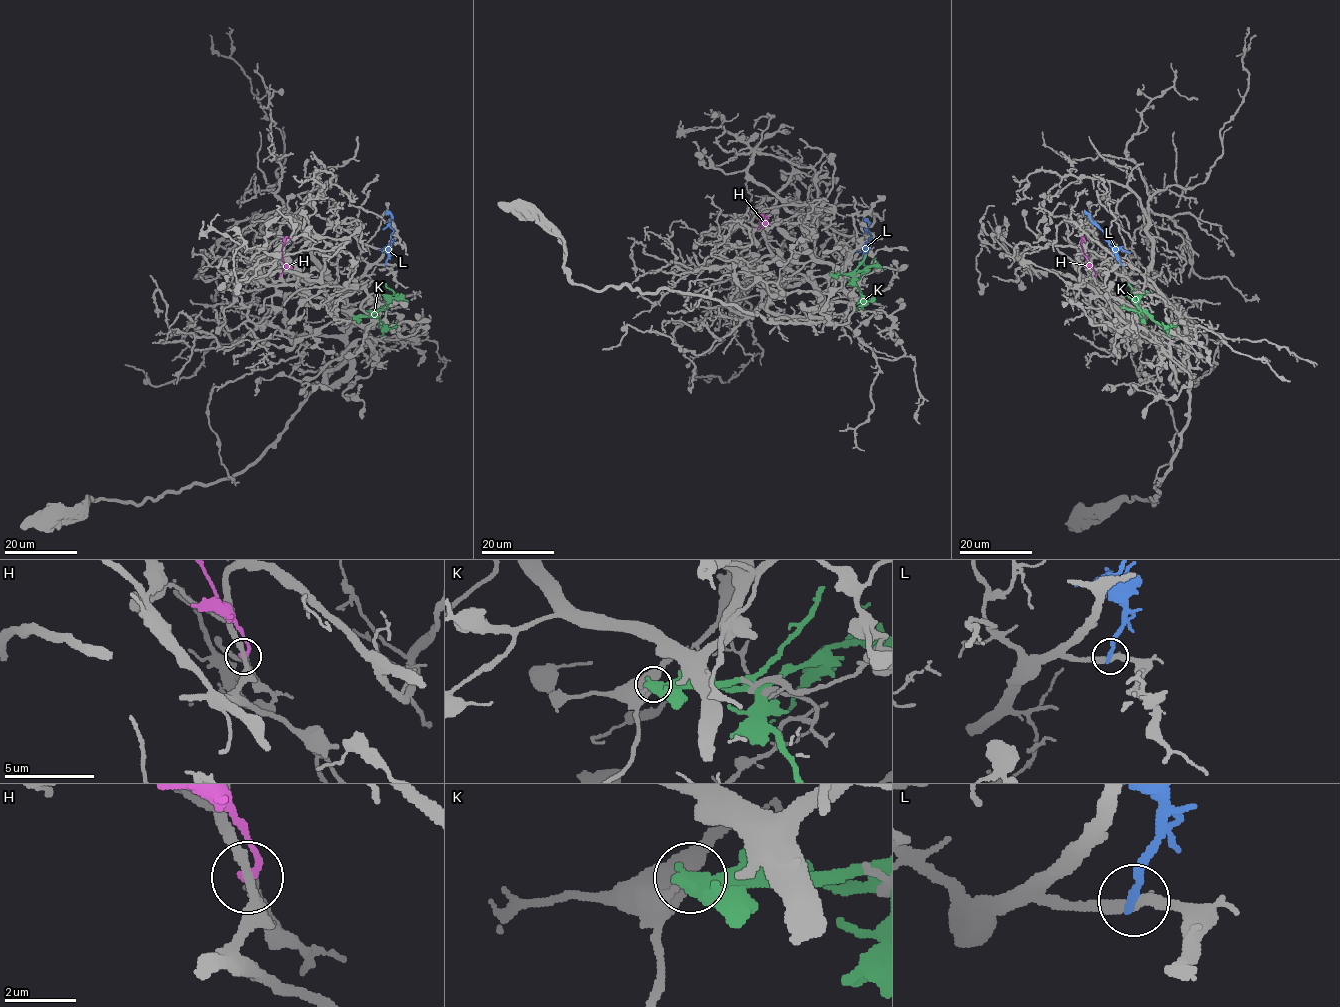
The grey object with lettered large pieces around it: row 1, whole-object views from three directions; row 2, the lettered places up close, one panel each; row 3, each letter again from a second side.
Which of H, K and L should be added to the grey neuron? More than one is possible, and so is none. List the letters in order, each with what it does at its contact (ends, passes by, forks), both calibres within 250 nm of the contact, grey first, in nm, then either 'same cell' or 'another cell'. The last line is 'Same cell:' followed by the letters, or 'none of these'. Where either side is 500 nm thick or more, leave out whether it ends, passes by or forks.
H: it ends; calibres 340 and 200 nm; another cell
K: it passes by; calibres 150 and 420 nm; another cell
L: it ends; calibres 300 and 240 nm; another cell
Same cell: none of these

